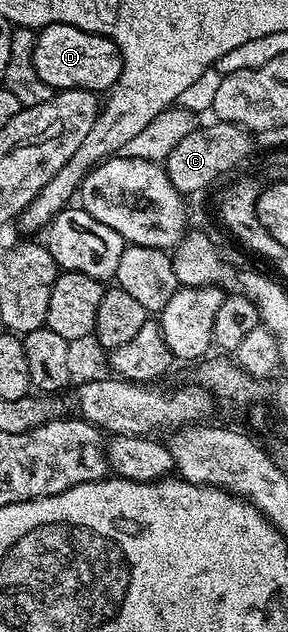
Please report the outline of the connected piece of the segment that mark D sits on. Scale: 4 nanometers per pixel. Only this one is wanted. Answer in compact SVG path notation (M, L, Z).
M51 24L50 26L40 27L37 30L35 72L39 72L39 80L43 80L43 84L47 84L55 92L58 90L108 92L125 74L125 69L123 68L123 60L121 59L119 48L109 38L105 38L101 34L83 32L71 24Z

